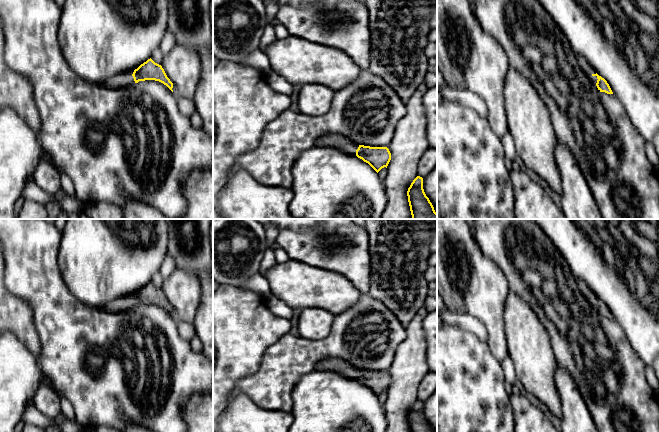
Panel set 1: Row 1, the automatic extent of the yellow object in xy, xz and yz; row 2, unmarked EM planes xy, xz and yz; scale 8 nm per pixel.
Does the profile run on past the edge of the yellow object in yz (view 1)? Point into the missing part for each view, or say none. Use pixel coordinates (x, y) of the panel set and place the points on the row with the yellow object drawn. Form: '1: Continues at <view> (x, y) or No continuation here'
1: Continues at yz (588, 70)

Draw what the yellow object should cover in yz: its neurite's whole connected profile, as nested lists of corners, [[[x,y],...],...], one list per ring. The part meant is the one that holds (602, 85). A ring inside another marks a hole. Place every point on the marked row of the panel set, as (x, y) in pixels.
[[[576,55],[576,60],[583,73],[589,78],[592,85],[597,86],[599,92],[613,94],[607,81],[597,74],[594,68],[587,62],[587,60],[582,55]]]

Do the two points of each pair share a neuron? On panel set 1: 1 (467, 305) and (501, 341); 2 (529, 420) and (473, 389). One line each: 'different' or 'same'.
1: same
2: different

